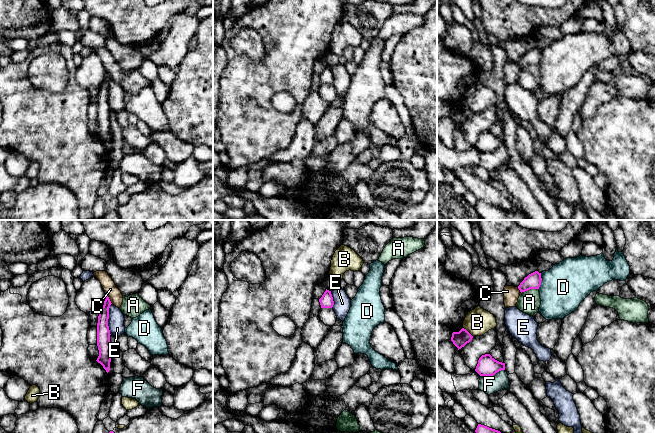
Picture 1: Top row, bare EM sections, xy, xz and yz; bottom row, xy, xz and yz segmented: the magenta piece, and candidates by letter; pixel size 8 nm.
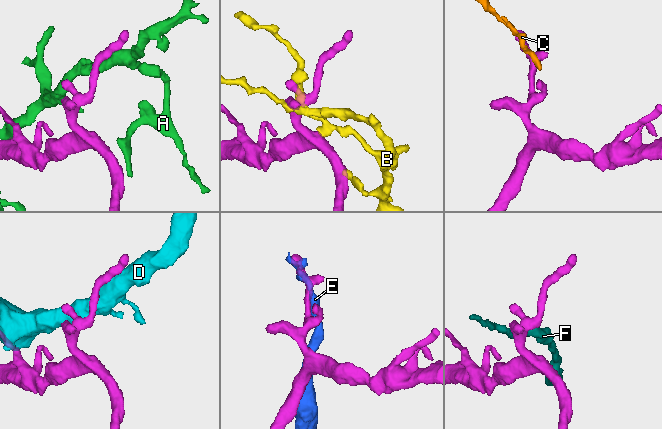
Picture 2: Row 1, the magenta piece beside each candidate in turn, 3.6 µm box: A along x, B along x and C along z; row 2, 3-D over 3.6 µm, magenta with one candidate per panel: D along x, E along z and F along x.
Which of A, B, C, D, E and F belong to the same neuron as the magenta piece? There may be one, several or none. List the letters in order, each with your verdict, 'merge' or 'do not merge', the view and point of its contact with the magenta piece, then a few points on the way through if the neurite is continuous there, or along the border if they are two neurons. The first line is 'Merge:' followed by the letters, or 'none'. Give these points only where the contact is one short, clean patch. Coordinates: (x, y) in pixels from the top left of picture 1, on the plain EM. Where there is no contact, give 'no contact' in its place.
Merge: none
A: do not merge; meets magenta in yz at (529, 65)
B: do not merge; meets magenta in yz at (468, 108)
C: do not merge; meets magenta in xy at (109, 75)
D: do not merge; meets magenta in yz at (541, 56)
E: do not merge; meets magenta in xy at (108, 94); border along xy (111, 79), (108, 95), (110, 110)
F: do not merge; meets magenta in yz at (492, 151)

